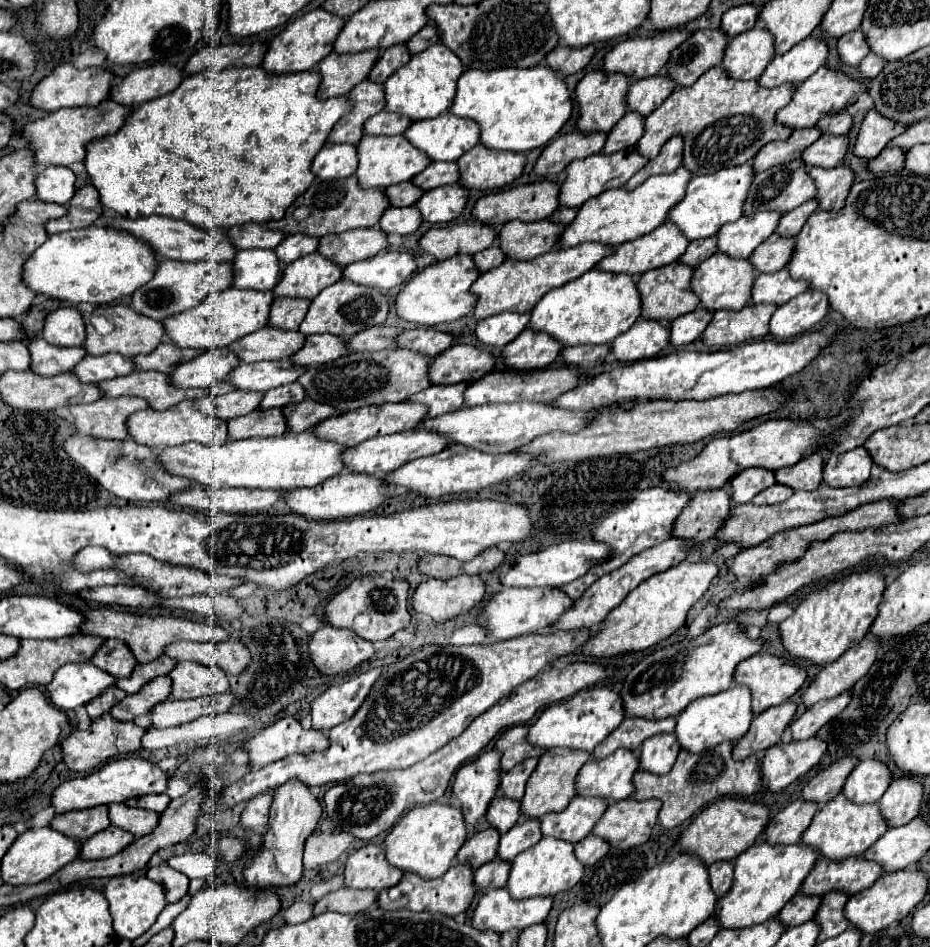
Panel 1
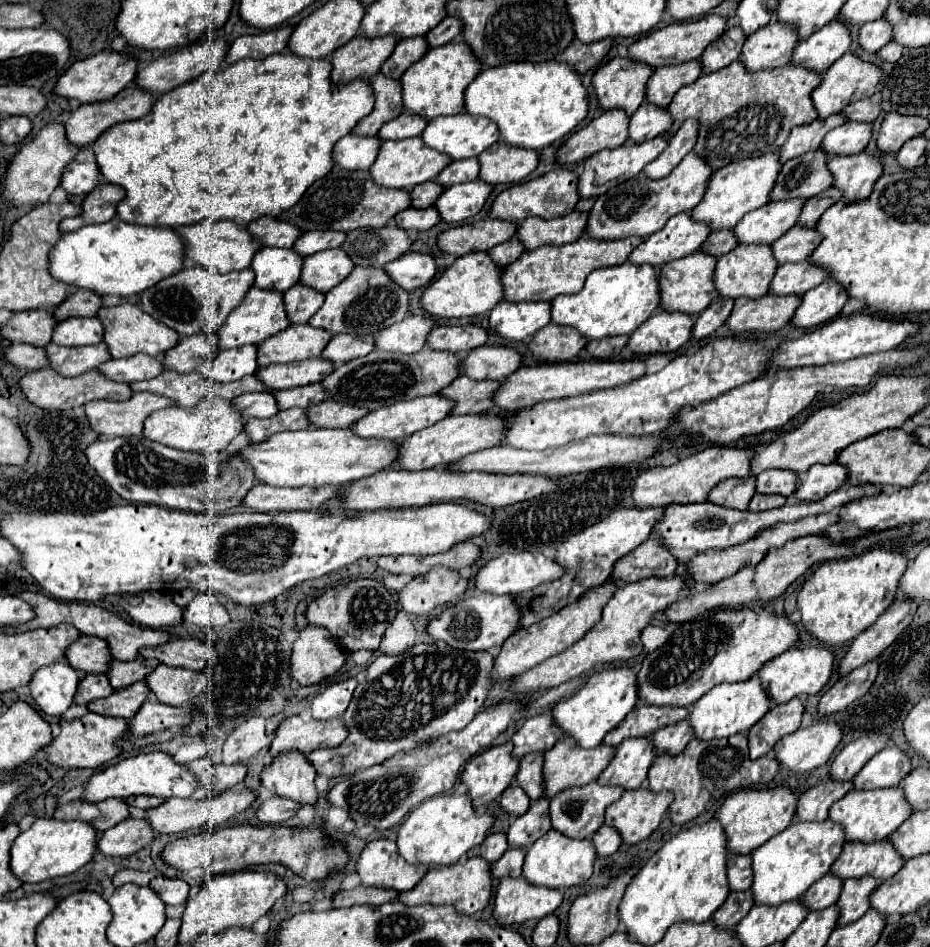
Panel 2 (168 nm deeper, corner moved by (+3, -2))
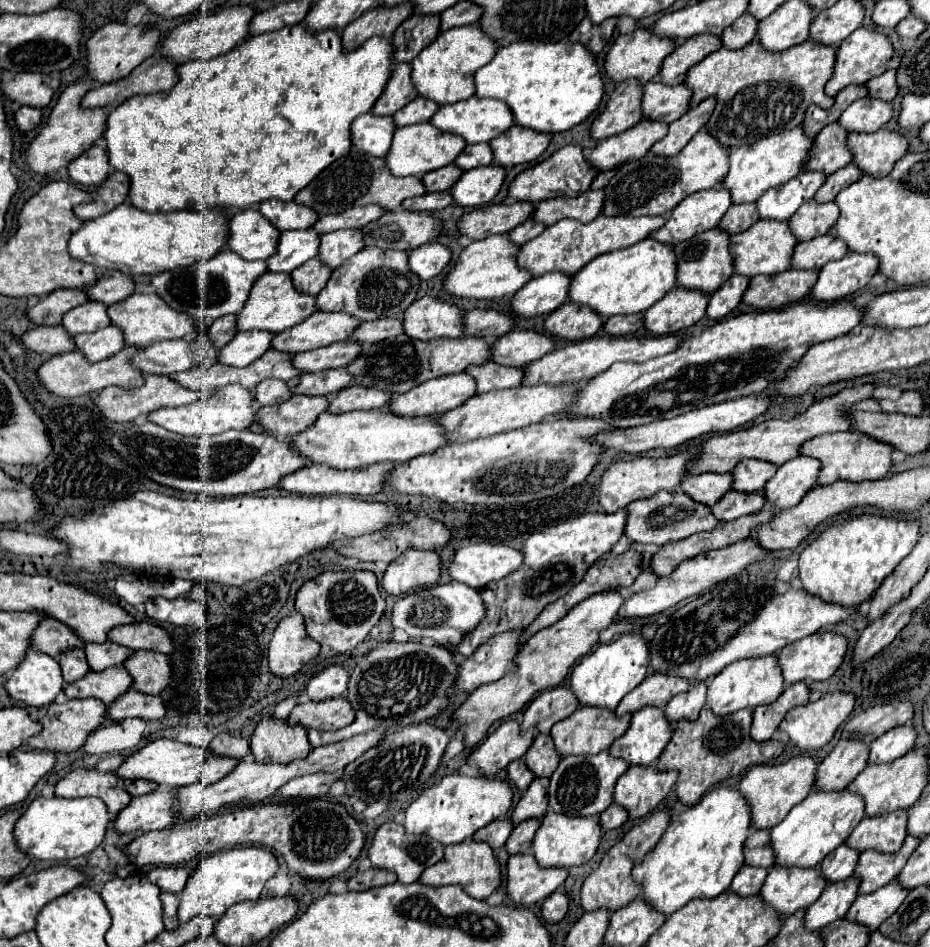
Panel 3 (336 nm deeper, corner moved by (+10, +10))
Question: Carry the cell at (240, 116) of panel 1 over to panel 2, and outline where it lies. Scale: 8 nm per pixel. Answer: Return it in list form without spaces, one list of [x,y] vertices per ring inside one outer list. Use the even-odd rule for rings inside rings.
[[[289,52],[287,54],[273,54],[273,56],[267,56],[263,60],[243,58],[243,60],[231,64],[231,66],[219,70],[219,72],[203,72],[195,80],[185,82],[179,88],[159,96],[147,116],[109,128],[105,134],[101,134],[95,140],[93,152],[95,152],[101,176],[107,182],[125,188],[125,198],[117,204],[117,218],[125,220],[125,222],[131,222],[131,224],[167,226],[167,228],[187,226],[187,224],[195,224],[195,222],[201,222],[201,220],[213,220],[213,222],[233,220],[239,226],[247,226],[249,222],[253,222],[261,216],[273,216],[275,218],[281,212],[295,206],[299,202],[299,198],[303,196],[303,192],[315,180],[323,178],[333,168],[333,160],[331,160],[333,144],[339,138],[347,136],[355,128],[355,124],[373,110],[375,100],[373,100],[373,90],[371,90],[369,82],[355,80],[351,84],[333,86],[331,80],[329,80],[329,74],[331,74],[331,62],[329,60],[311,60],[311,58],[303,60],[303,58],[299,58],[295,54],[289,54]]]

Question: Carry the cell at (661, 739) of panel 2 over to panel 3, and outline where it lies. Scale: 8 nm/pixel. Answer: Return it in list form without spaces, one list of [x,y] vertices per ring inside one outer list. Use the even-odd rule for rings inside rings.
[[[696,682],[688,692],[682,692],[680,696],[674,696],[668,706],[664,708],[666,716],[672,722],[678,720],[696,720],[698,712],[702,710],[702,706],[706,704],[706,682]]]

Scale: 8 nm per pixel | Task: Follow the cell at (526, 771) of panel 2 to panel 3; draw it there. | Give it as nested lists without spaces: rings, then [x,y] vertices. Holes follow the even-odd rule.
[[[538,734],[532,742],[532,746],[528,748],[524,760],[536,776],[540,776],[540,778],[552,776],[552,772],[556,770],[556,766],[560,762],[560,754],[556,752],[556,748],[552,744],[552,736],[550,734]]]

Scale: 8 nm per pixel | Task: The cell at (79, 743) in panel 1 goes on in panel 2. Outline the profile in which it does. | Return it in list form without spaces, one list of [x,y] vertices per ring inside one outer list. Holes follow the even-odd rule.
[[[87,712],[85,716],[71,722],[61,720],[61,734],[53,738],[49,746],[45,746],[45,752],[49,754],[49,762],[61,768],[99,768],[101,764],[121,754],[119,742],[123,740],[127,730],[129,724],[123,718],[109,718],[99,716],[95,712]]]

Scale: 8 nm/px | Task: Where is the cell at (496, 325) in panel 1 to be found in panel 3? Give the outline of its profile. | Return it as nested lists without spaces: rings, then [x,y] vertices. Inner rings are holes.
[[[548,272],[530,280],[522,290],[516,292],[512,300],[512,312],[524,318],[554,312],[568,300],[570,282],[572,276],[564,276],[562,272]]]

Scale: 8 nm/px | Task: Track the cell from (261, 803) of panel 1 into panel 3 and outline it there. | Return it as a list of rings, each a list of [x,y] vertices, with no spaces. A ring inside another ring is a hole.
[[[318,772],[318,774],[308,774],[308,776],[300,776],[300,778],[294,778],[290,780],[288,784],[284,784],[278,794],[282,794],[284,798],[302,798],[302,800],[308,800],[308,798],[322,798],[328,794],[330,786],[340,780],[342,774],[340,772],[334,772],[334,774],[328,774],[328,772]]]

